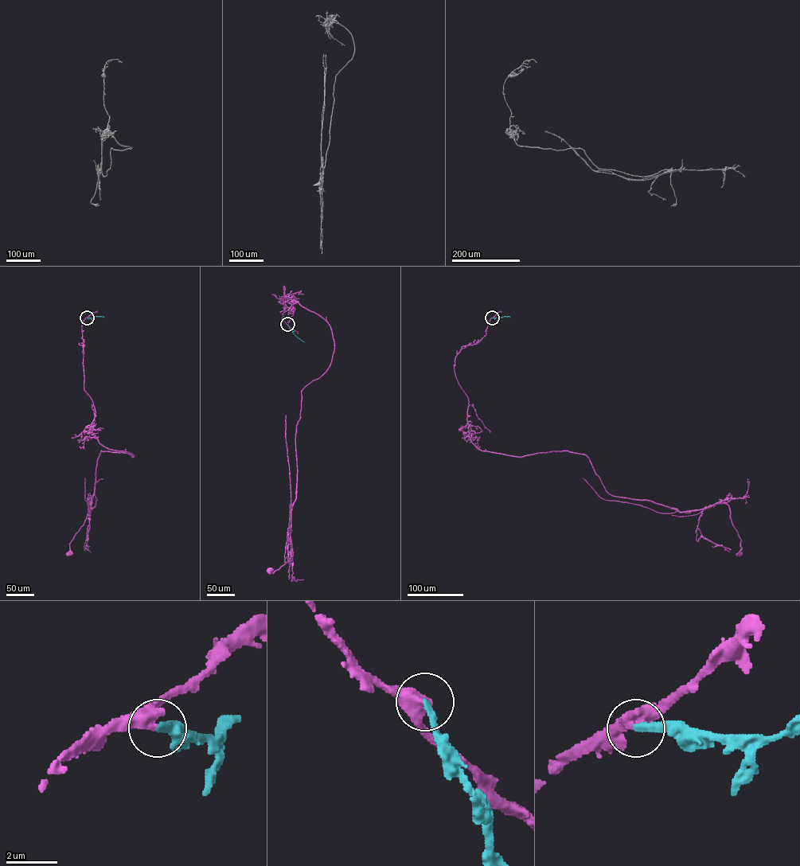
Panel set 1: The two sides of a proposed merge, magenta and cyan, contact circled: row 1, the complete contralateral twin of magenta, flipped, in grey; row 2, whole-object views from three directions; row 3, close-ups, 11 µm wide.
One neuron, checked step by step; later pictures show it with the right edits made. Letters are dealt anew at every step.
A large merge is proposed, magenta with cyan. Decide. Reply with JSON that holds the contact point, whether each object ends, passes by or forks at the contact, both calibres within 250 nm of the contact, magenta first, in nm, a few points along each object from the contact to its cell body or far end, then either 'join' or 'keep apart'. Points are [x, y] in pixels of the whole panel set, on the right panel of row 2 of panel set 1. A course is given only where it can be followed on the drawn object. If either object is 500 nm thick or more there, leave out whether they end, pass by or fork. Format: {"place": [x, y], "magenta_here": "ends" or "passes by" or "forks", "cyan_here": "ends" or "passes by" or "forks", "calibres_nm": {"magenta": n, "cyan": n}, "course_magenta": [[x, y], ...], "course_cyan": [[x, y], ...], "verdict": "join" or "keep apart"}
{"place": [492, 317], "magenta_here": "passes by", "cyan_here": "ends", "calibres_nm": {"magenta": 460, "cyan": 280}, "course_magenta": [[492, 317], [454, 360], [478, 449], [584, 454], [608, 493], [680, 512], [726, 503], [739, 554]], "course_cyan": [[492, 317], [510, 317]], "verdict": "join"}

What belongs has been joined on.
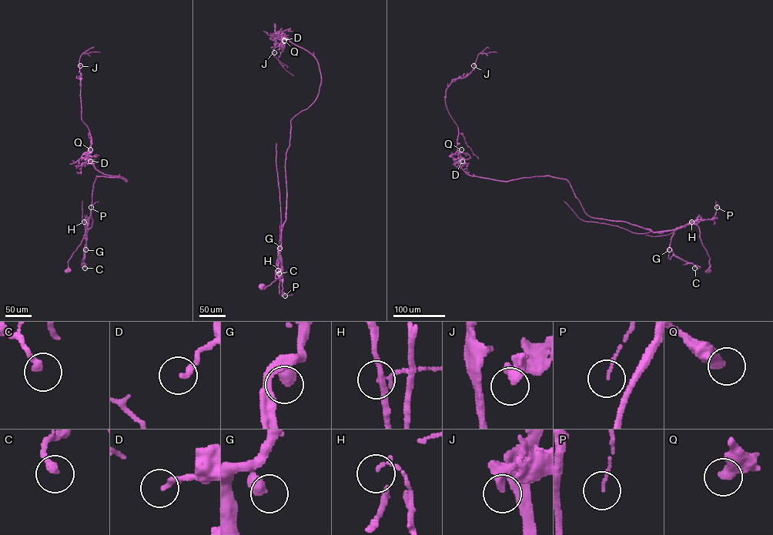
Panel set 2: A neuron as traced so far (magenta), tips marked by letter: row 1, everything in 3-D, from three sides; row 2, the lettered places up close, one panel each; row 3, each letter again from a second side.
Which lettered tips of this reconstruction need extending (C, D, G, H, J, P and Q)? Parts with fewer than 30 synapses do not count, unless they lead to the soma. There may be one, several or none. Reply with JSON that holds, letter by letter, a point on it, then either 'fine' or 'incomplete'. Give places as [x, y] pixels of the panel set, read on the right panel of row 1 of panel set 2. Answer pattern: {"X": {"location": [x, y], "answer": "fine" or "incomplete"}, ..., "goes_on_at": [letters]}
{"C": {"location": [694, 268], "answer": "fine"}, "D": {"location": [462, 161], "answer": "fine"}, "G": {"location": [669, 249], "answer": "fine"}, "H": {"location": [691, 222], "answer": "fine"}, "J": {"location": [473, 65], "answer": "fine"}, "P": {"location": [717, 207], "answer": "fine"}, "Q": {"location": [461, 149], "answer": "fine"}, "goes_on_at": []}

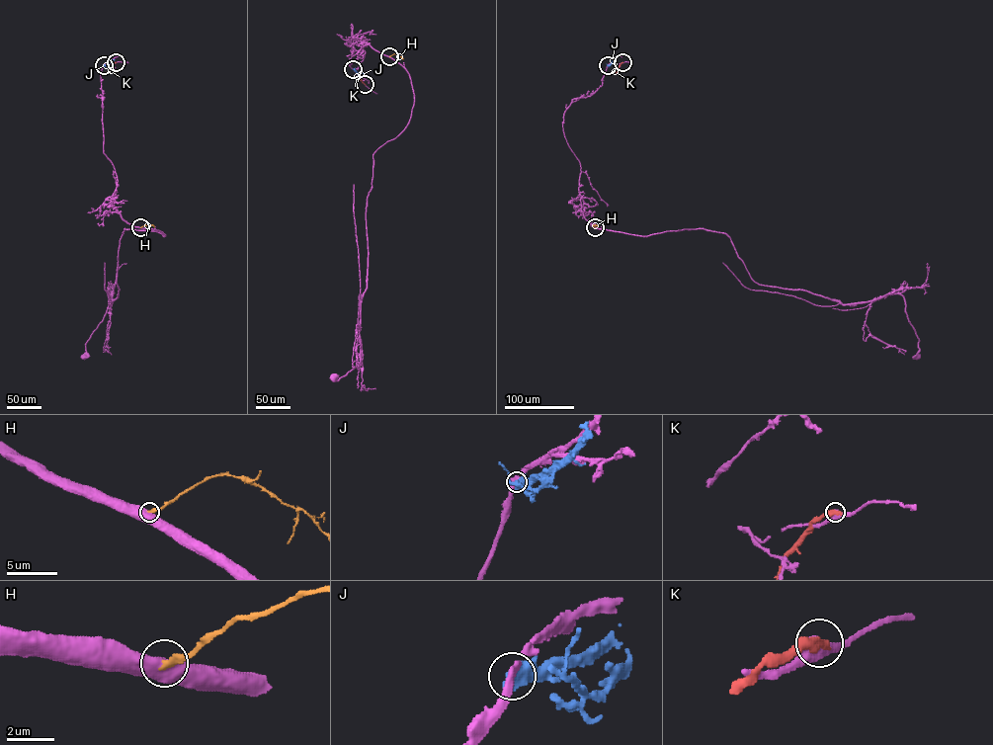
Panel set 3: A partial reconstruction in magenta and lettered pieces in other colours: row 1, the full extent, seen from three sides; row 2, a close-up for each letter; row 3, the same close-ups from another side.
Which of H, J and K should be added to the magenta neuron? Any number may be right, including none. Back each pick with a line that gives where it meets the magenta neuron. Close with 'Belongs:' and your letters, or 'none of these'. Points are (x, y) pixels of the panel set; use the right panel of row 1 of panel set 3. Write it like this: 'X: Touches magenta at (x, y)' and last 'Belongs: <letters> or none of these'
Belongs: none of these

